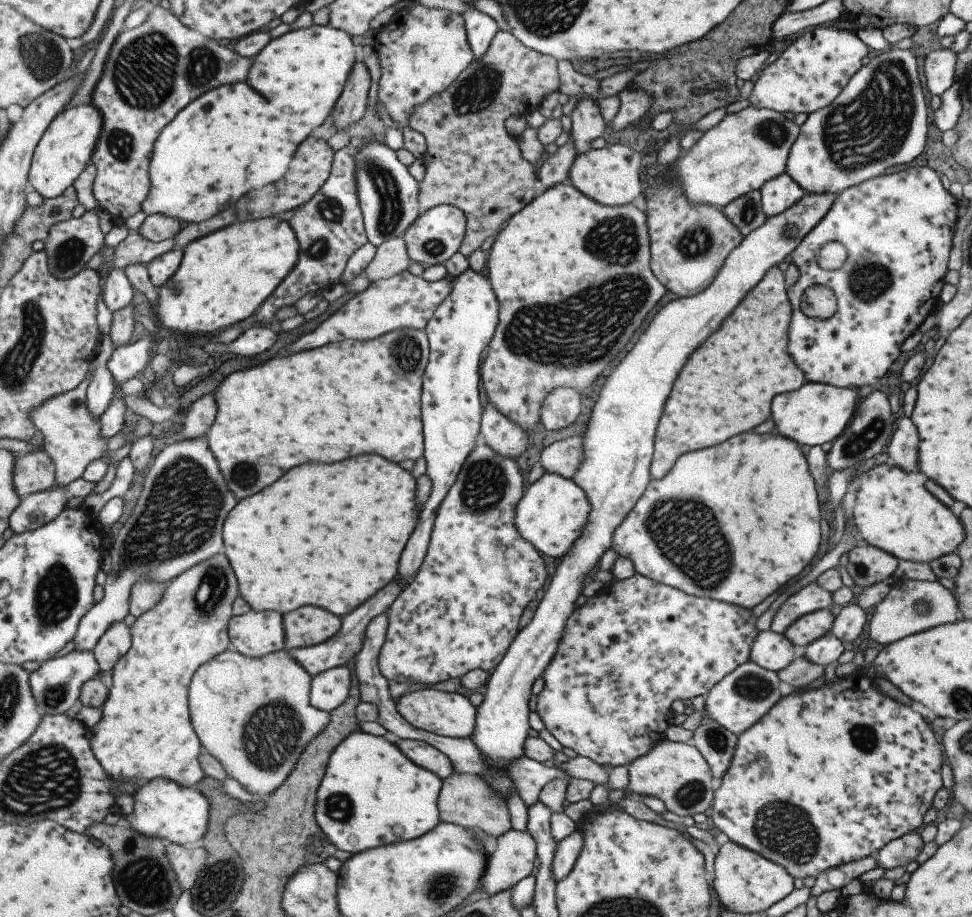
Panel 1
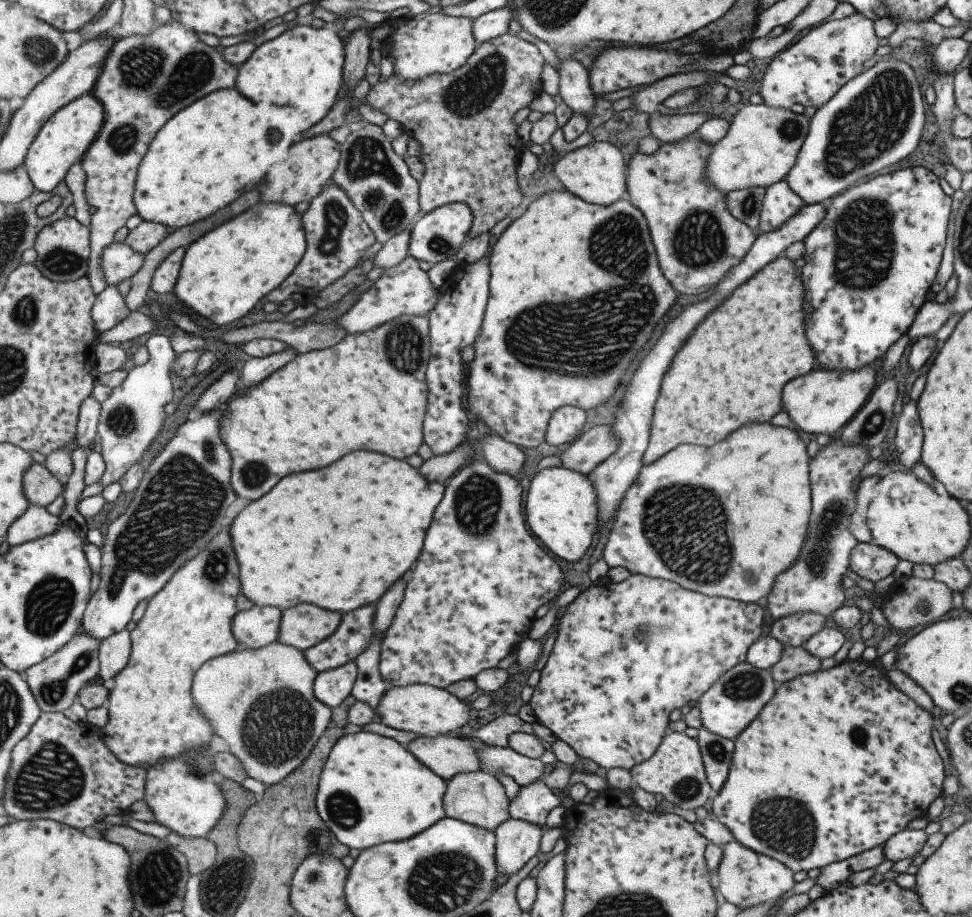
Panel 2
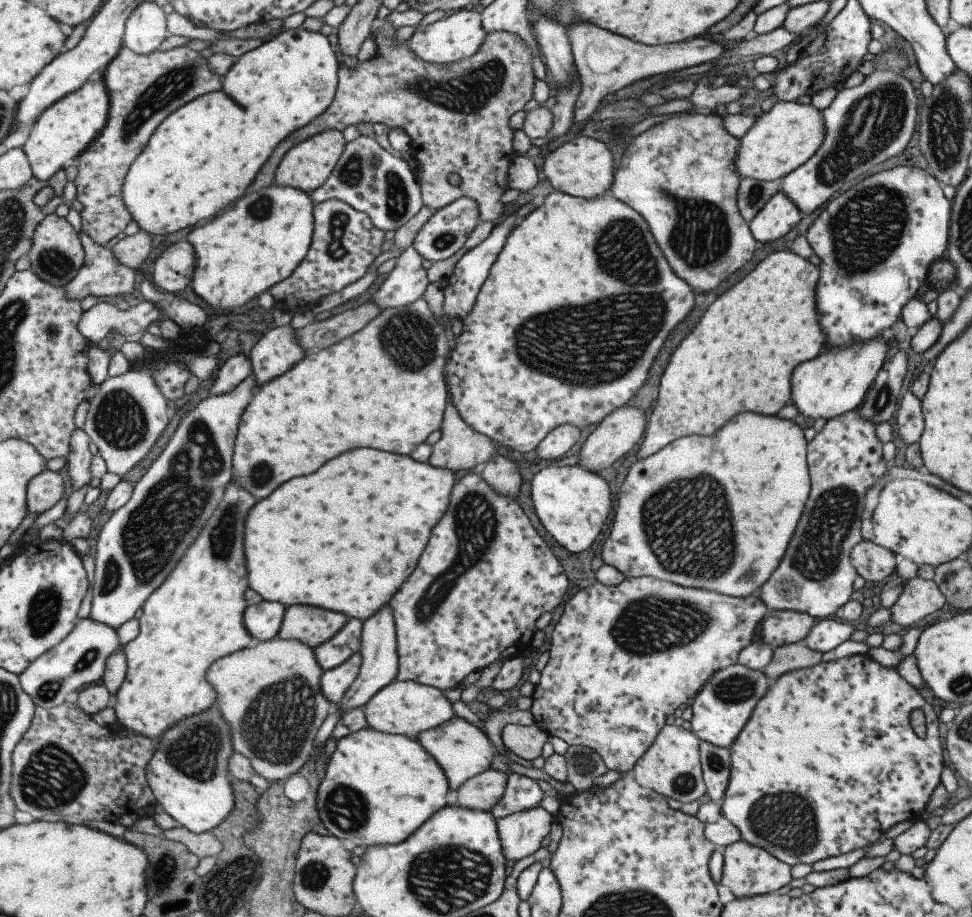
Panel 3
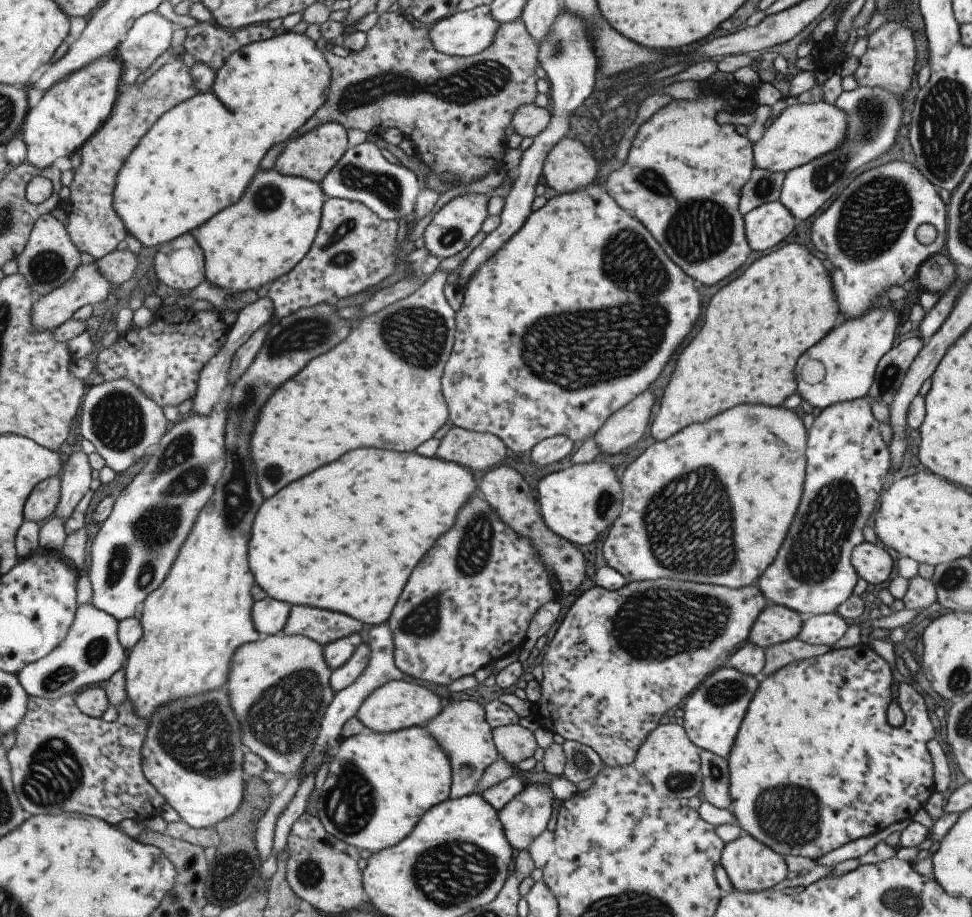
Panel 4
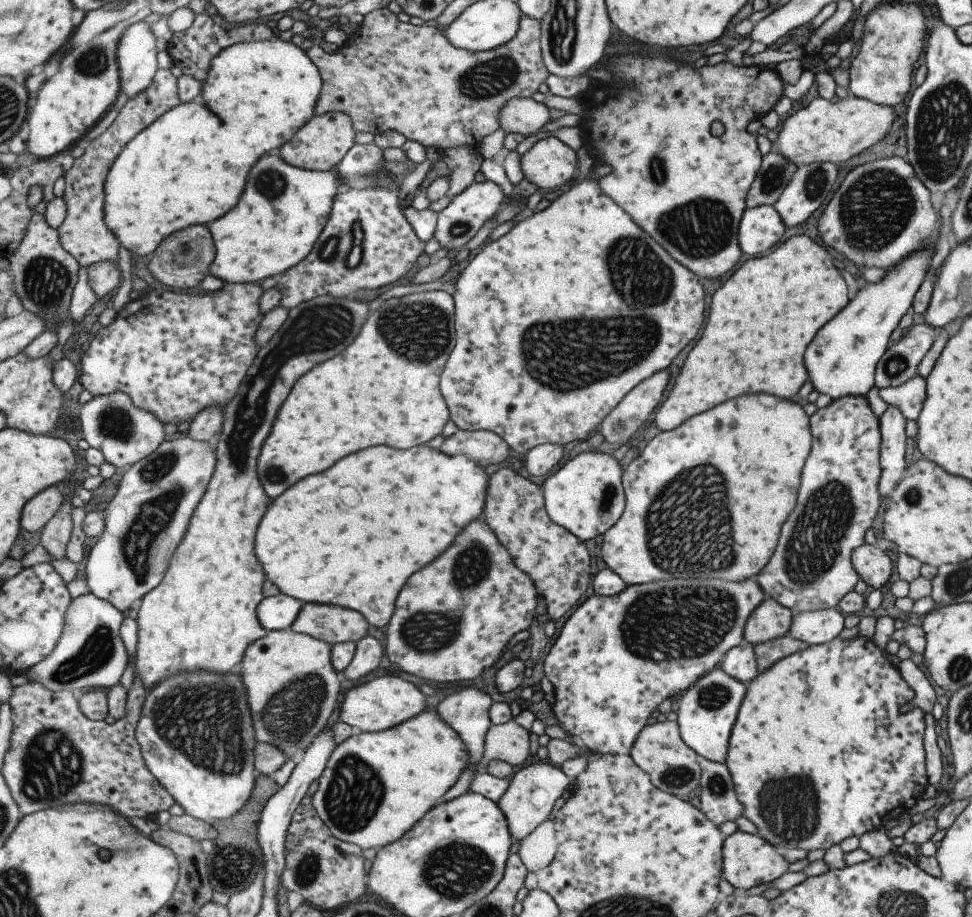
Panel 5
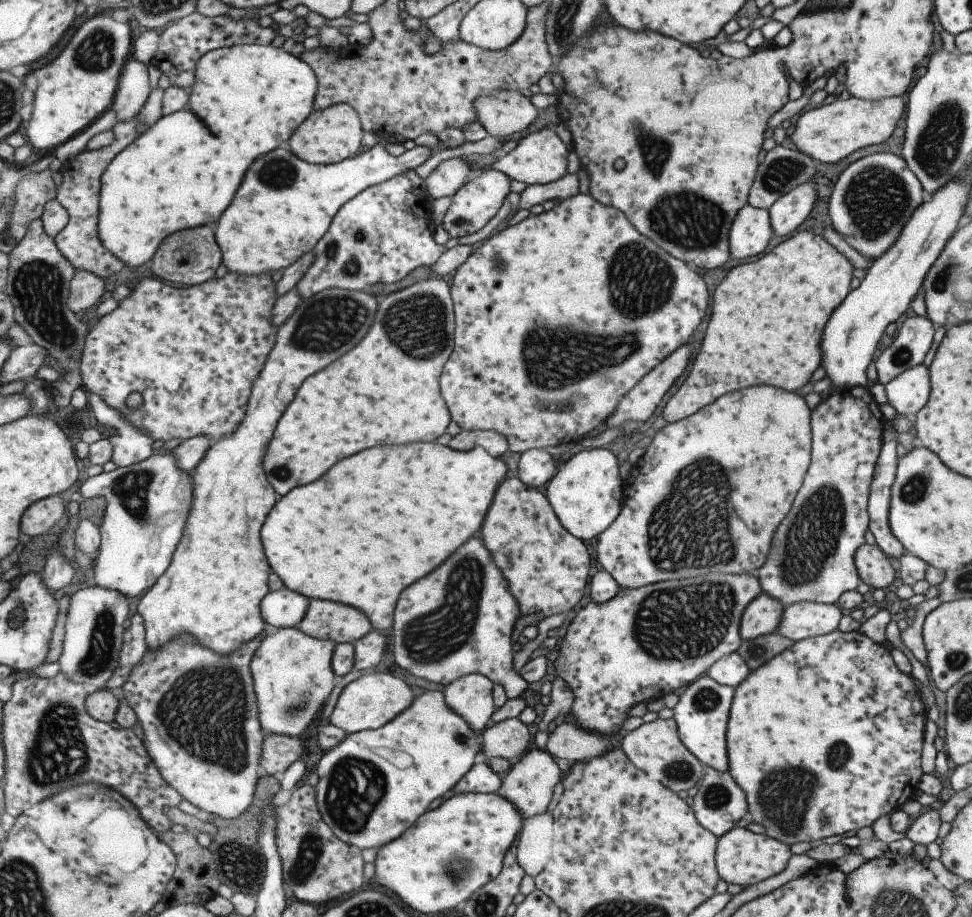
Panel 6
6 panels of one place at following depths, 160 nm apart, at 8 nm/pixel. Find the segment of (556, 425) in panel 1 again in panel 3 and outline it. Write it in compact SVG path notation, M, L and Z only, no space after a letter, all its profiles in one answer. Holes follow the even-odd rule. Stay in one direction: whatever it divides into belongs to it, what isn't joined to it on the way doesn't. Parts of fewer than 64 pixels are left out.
M564 424L550 430L536 446L535 452L539 459L545 458L555 462L563 457L565 452L569 452L577 444L577 440L579 440L579 429L573 425Z

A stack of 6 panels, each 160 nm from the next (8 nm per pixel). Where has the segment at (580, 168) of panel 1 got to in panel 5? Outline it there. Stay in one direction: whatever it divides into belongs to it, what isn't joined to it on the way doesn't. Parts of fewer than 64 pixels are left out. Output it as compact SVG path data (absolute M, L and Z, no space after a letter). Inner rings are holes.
M552 135L538 140L519 157L527 182L537 188L557 188L570 180L576 168L576 151Z

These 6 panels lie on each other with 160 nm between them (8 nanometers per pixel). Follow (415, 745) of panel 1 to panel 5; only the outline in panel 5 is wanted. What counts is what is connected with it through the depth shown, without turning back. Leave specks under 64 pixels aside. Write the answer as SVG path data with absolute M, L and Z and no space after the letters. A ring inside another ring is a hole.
M465 687L445 696L434 708L444 723L447 723L461 739L468 752L468 768L465 769L455 784L441 796L441 800L450 801L468 791L471 779L475 776L474 764L482 757L484 736L491 726L487 711L492 705L491 697L476 687Z

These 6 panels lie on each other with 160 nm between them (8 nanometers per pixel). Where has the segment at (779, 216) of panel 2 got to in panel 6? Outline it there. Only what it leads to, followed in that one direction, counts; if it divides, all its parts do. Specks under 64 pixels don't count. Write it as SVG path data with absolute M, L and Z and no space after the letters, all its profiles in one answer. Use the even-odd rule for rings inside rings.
M747 204L742 206L731 221L727 235L730 257L747 260L761 254L771 236L768 212Z

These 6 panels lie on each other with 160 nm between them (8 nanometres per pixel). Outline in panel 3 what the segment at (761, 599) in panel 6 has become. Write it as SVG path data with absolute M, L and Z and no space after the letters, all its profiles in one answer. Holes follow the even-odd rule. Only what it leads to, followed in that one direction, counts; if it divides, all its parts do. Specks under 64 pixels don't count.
M788 610L768 611L761 622L761 640L772 649L799 642L816 623L808 614Z

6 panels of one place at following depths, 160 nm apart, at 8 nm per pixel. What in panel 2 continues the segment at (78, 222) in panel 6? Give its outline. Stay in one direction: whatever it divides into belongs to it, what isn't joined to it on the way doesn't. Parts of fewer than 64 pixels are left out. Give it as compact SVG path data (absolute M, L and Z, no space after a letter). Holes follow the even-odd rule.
M175 19L166 25L158 27L148 36L137 35L124 37L113 45L110 56L104 62L102 74L98 78L93 90L95 96L106 107L106 122L98 140L91 145L82 158L82 165L86 172L85 198L95 212L87 220L91 231L92 255L88 277L94 284L94 291L99 296L107 287L104 270L101 268L103 250L109 248L115 240L115 234L127 226L129 218L137 214L133 192L137 180L137 168L145 158L149 144L157 136L157 132L183 108L191 106L200 98L221 89L232 89L238 80L239 68L226 61L221 48L209 47L199 40L199 36L190 28Z

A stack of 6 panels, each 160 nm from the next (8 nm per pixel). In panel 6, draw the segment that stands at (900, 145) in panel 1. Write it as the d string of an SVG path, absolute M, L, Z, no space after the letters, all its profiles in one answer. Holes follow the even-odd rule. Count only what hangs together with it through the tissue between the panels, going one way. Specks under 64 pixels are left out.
M811 180L796 186L787 194L781 195L766 211L770 220L772 234L775 236L787 236L793 232L811 212L816 192Z

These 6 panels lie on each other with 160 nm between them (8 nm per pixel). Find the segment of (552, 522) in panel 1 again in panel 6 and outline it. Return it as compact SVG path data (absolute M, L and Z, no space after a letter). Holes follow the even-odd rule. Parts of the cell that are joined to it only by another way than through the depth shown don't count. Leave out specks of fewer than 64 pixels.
M605 448L581 450L563 462L563 466L554 473L543 488L547 502L551 505L559 524L579 540L591 540L614 521L622 505L622 483L619 478L616 456Z

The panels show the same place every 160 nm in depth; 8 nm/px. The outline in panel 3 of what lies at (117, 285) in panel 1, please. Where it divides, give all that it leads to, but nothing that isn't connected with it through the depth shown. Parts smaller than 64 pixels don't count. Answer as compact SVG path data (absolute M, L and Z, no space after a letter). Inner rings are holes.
M151 301L132 304L129 310L119 310L113 304L96 304L91 310L83 313L78 329L91 342L101 342L107 334L116 330L126 336L126 340L138 341L141 334L155 321L171 319Z

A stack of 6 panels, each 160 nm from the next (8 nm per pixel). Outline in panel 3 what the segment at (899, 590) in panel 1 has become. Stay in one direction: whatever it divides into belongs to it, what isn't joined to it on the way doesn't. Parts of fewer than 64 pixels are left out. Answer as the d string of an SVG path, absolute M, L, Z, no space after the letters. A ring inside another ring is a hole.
M915 576L906 581L899 598L890 606L890 620L894 626L907 628L939 610L944 603L944 596L932 579Z

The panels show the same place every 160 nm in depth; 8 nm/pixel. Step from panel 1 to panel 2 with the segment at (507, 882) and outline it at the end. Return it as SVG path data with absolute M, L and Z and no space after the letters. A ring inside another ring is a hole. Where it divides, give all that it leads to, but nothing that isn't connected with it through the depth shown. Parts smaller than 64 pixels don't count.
M507 818L501 821L493 830L495 864L498 873L507 877L517 872L535 854L539 854L539 843L541 835L545 832L545 827L521 820Z

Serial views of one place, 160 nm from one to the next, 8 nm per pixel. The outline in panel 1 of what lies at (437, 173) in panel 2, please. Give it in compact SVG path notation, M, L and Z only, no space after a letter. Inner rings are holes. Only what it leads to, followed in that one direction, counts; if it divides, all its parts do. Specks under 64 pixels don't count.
M497 31L481 58L473 59L454 82L415 108L407 125L425 139L426 149L422 155L424 176L418 182L418 205L421 212L435 205L453 205L466 216L466 229L458 252L466 258L481 246L487 236L495 236L513 214L519 212L533 199L533 165L520 153L518 138L507 134L505 119L511 115L530 112L547 94L557 90L560 84L557 61L553 57L527 48L509 31Z

